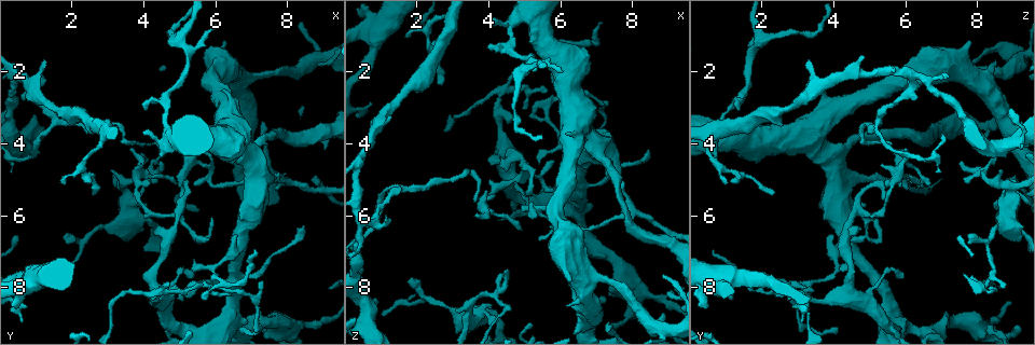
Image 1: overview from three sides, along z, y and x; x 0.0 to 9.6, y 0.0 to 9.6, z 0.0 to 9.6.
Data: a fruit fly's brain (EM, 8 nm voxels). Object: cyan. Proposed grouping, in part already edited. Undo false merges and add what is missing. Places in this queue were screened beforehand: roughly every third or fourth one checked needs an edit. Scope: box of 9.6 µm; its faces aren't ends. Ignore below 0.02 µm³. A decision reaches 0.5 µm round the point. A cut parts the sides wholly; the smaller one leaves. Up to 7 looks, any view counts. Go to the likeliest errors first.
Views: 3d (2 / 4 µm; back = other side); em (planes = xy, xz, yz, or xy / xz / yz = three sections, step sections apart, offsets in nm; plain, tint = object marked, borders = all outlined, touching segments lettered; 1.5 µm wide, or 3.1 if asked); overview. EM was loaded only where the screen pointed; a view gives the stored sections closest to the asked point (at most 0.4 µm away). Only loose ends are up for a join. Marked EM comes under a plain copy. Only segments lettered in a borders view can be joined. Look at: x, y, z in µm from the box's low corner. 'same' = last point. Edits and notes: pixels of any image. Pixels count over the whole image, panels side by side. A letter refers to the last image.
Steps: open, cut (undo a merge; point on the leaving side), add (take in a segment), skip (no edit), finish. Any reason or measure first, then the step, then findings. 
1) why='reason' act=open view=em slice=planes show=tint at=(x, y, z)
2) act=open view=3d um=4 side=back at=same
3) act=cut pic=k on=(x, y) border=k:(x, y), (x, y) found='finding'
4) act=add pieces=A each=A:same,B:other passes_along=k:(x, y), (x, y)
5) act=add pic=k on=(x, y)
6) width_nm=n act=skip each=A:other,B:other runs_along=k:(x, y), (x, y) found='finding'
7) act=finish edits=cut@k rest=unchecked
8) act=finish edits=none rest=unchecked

why='branch stops here' act=open view=em slice=planes show=tint at=(4.45, 4.40, 0.70)

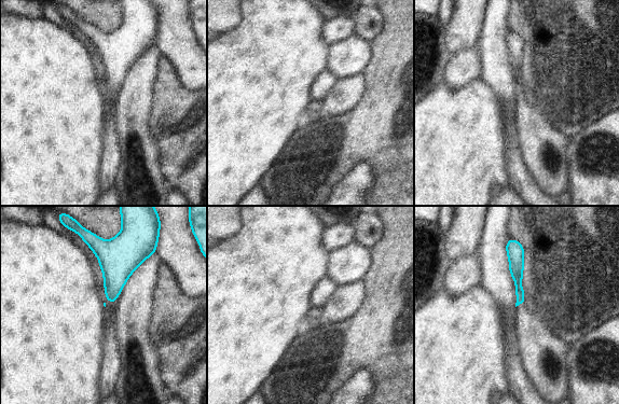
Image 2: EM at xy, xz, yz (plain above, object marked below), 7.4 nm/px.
act=open view=em slice=planes show=borders at=same

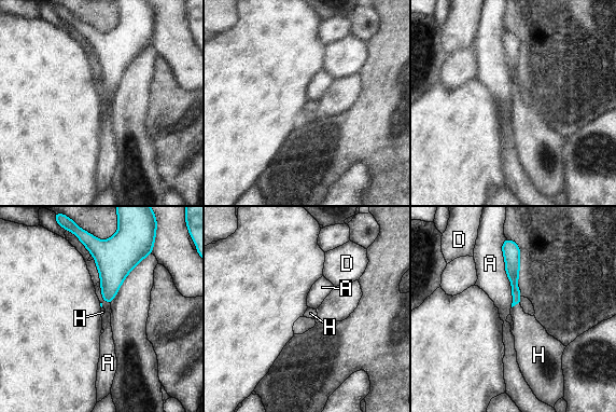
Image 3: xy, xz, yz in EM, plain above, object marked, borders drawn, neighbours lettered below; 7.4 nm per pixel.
act=add pieces=H each=A:other,D:other,H:same found='it goes on there'

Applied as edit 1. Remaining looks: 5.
act=open view=overview

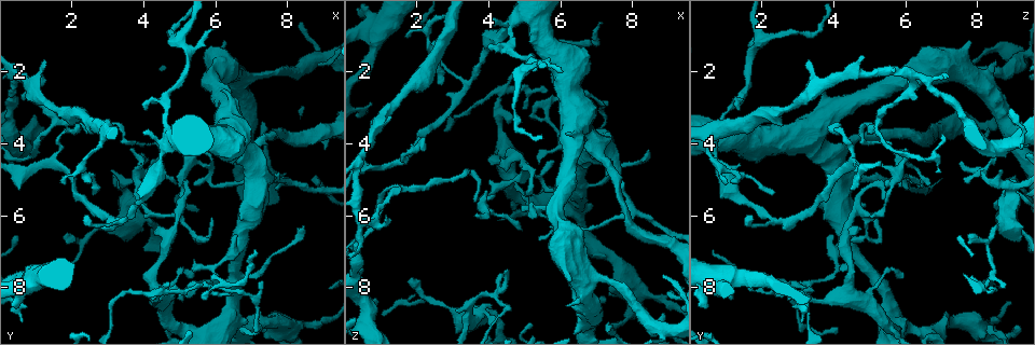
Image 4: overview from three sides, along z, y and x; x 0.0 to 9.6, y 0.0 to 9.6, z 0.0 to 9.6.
why='thin end' act=open view=3d um=2 at=(8.50, 6.25, 4.20)

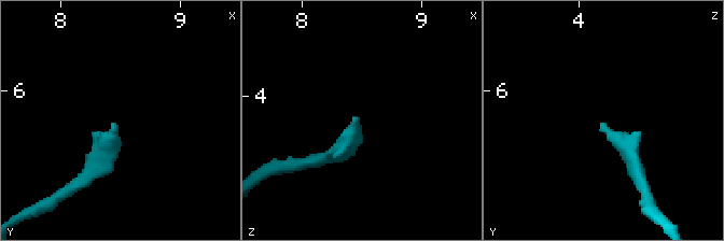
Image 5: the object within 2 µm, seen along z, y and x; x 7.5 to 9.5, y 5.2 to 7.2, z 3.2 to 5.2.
why='now the EM' act=open view=em slice=planes show=borders at=(8.44, 6.28, 4.22)

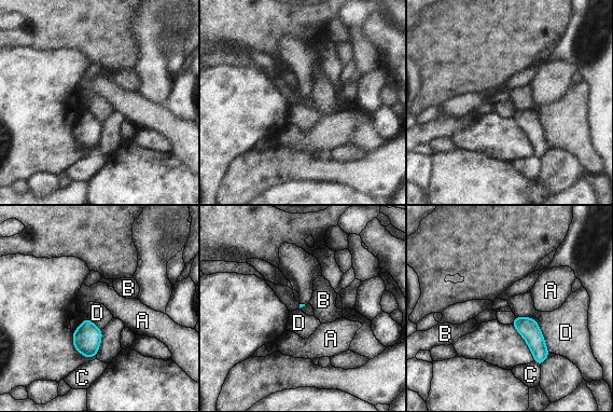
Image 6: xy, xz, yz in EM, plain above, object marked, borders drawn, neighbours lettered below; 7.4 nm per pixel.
act=skip each=A:other,B:other,C:other,D:other border=6:(516, 316), (535, 320), (549, 352) found='none of them fits'

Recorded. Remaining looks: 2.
act=open view=3d um=4 at=(3.65, 4.15, 5.90)

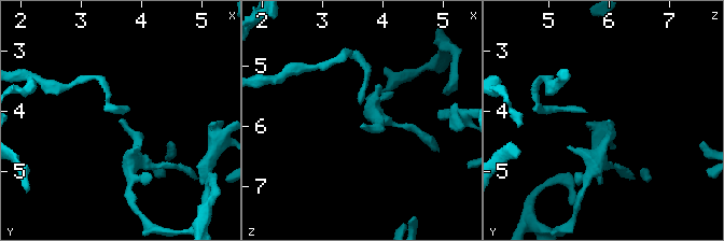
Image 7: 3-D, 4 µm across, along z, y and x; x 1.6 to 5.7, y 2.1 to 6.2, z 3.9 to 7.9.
act=open view=em slice=planes show=borders at=(3.65, 4.15, 5.95)

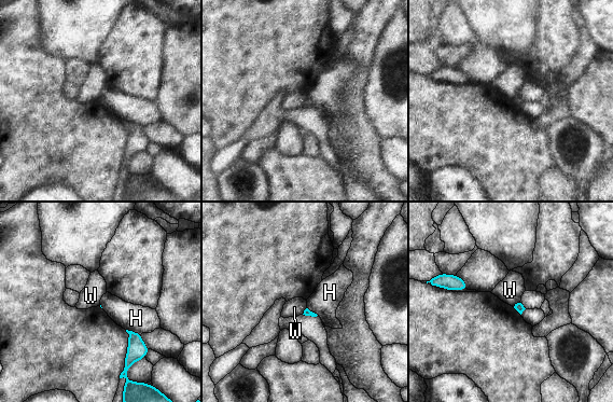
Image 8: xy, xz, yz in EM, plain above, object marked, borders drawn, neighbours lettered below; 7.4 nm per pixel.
act=skip each=H:other,W:other border=8:(519, 302), (513, 306) found='none of them fits'

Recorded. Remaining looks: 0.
act=finish edits=add@3 rest=unchecked

